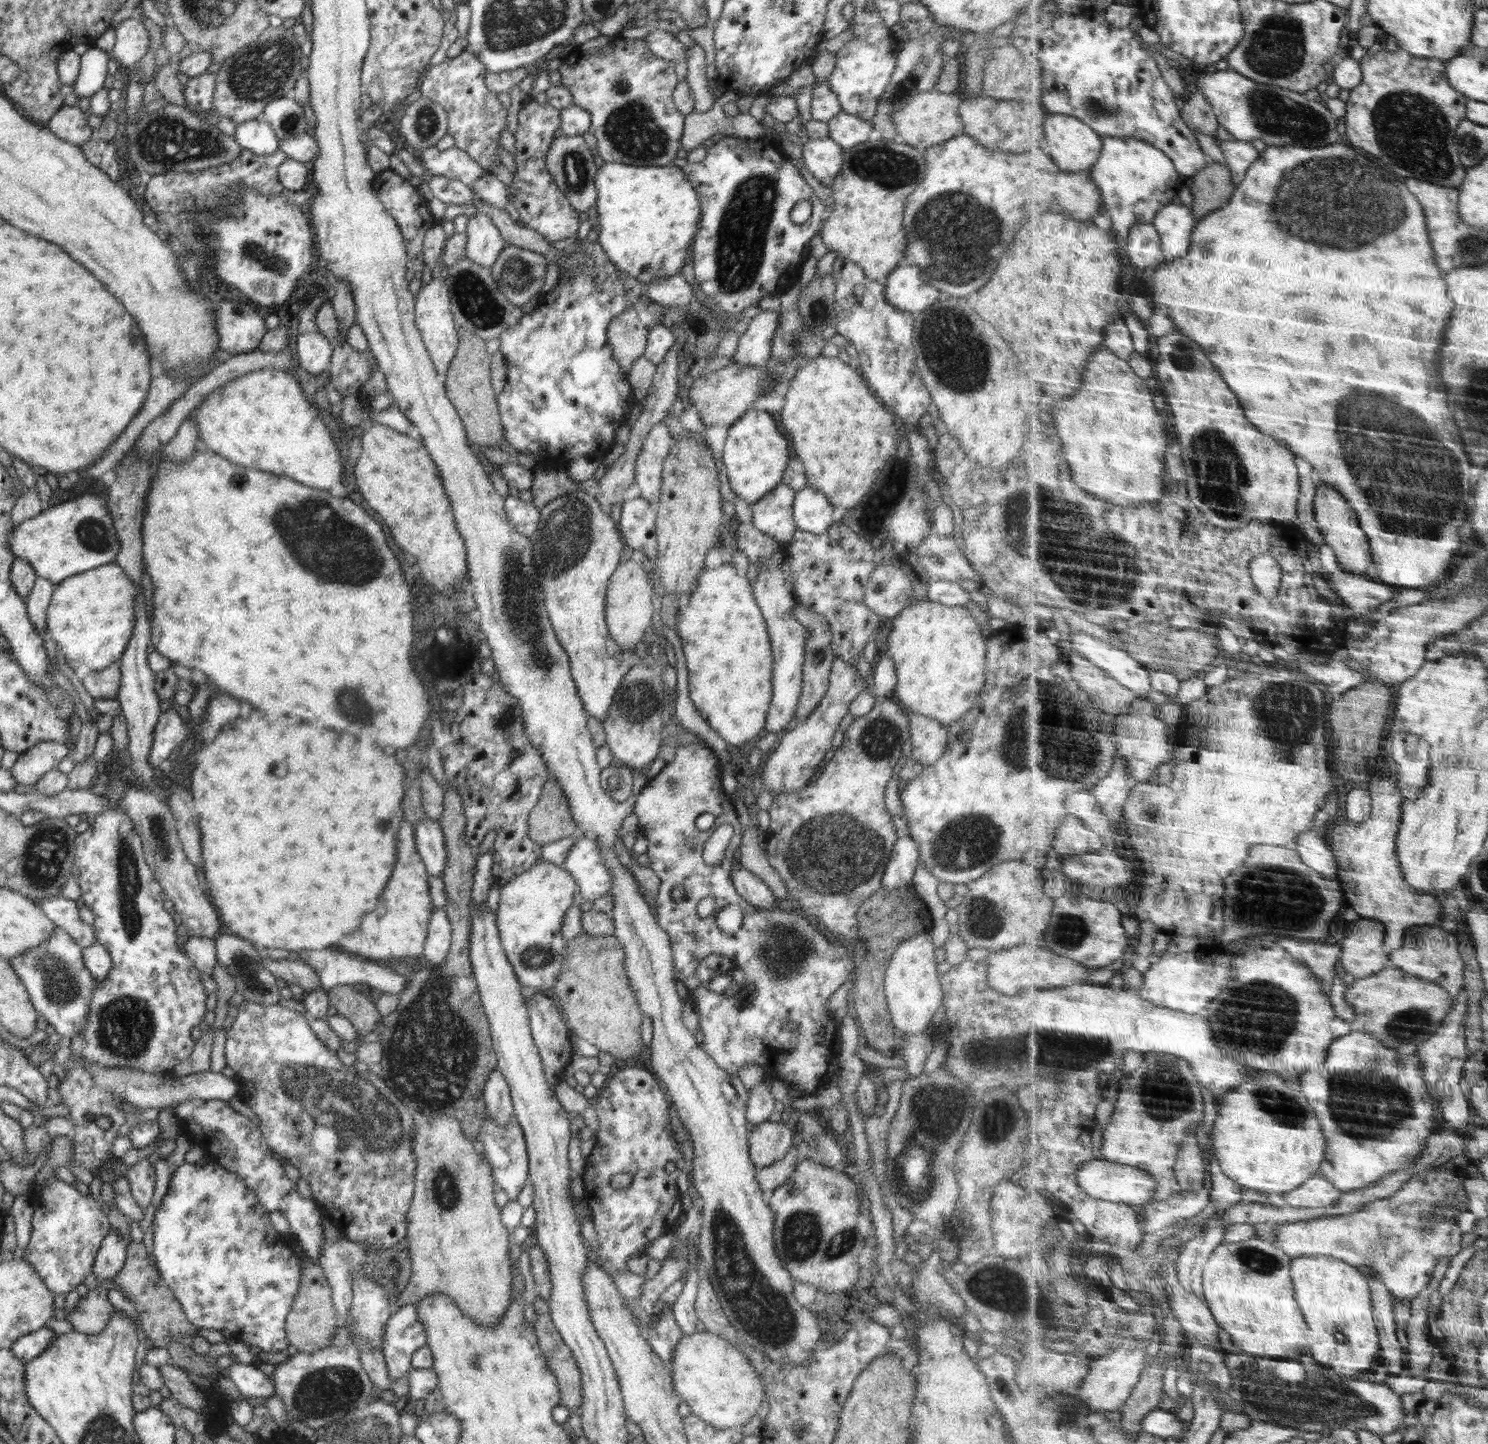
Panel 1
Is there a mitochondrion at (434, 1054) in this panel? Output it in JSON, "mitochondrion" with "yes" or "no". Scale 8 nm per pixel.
{"mitochondrion":"yes"}

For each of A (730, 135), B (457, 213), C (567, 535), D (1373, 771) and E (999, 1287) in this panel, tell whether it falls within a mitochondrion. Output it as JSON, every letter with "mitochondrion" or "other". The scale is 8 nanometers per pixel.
{"A":"other","B":"other","C":"mitochondrion","D":"other","E":"mitochondrion"}

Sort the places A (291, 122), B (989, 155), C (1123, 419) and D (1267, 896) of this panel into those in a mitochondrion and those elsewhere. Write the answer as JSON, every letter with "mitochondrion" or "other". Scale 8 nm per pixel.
{"A":"mitochondrion","B":"other","C":"other","D":"mitochondrion"}

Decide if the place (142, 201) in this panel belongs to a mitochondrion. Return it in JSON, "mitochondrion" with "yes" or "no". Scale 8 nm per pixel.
{"mitochondrion":"no"}

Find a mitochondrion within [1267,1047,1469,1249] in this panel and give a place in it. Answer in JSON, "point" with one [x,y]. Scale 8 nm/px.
{"point":[1362,1105]}

